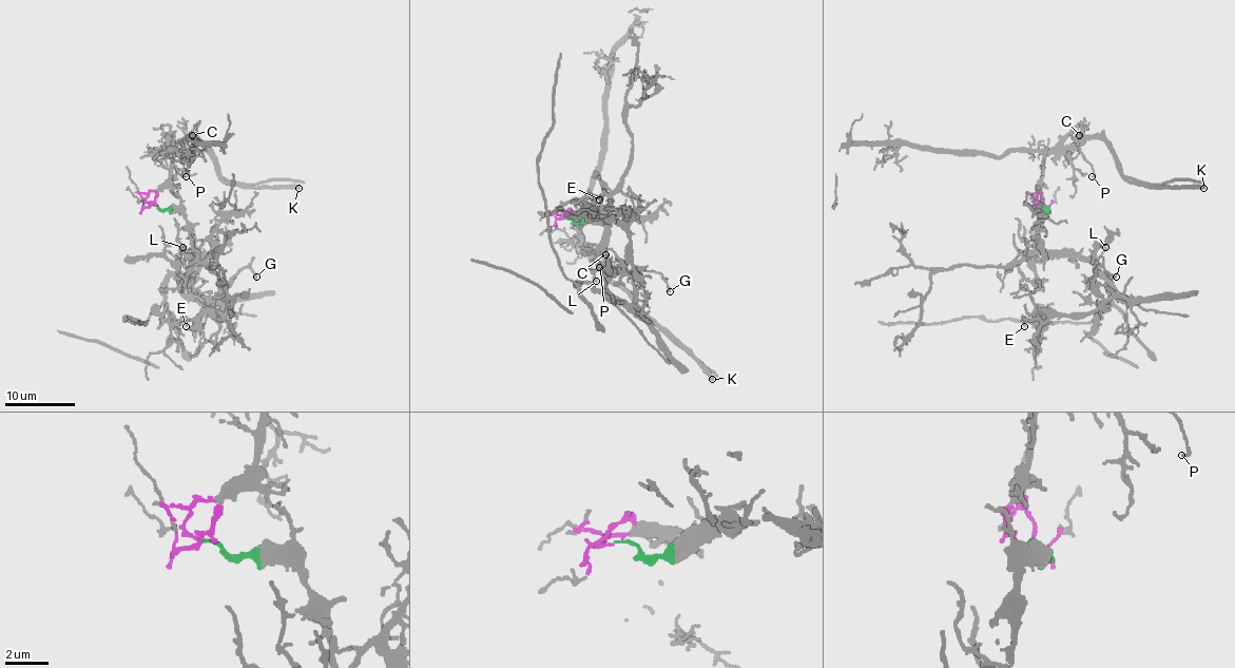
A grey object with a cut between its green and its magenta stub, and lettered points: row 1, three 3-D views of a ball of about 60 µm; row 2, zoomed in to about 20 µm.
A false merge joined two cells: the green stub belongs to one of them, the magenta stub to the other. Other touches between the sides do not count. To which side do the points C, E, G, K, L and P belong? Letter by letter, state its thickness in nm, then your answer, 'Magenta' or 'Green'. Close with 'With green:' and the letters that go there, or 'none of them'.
C: Thickness 140 nm. Magenta
E: Thickness 120 nm. Green
G: Thickness 240 nm. Green
K: Thickness 340 nm. Magenta
L: Thickness 140 nm. Green
P: Thickness 100 nm. Magenta
With green: E, G, L

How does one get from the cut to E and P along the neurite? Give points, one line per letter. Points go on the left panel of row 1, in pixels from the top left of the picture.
E: (152, 204), (184, 216), (198, 268), (193, 292), (222, 297), (216, 313), (177, 323), (184, 316), (186, 326)
P: (151, 204), (146, 197), (167, 179), (172, 158), (168, 153), (178, 145), (186, 176)

